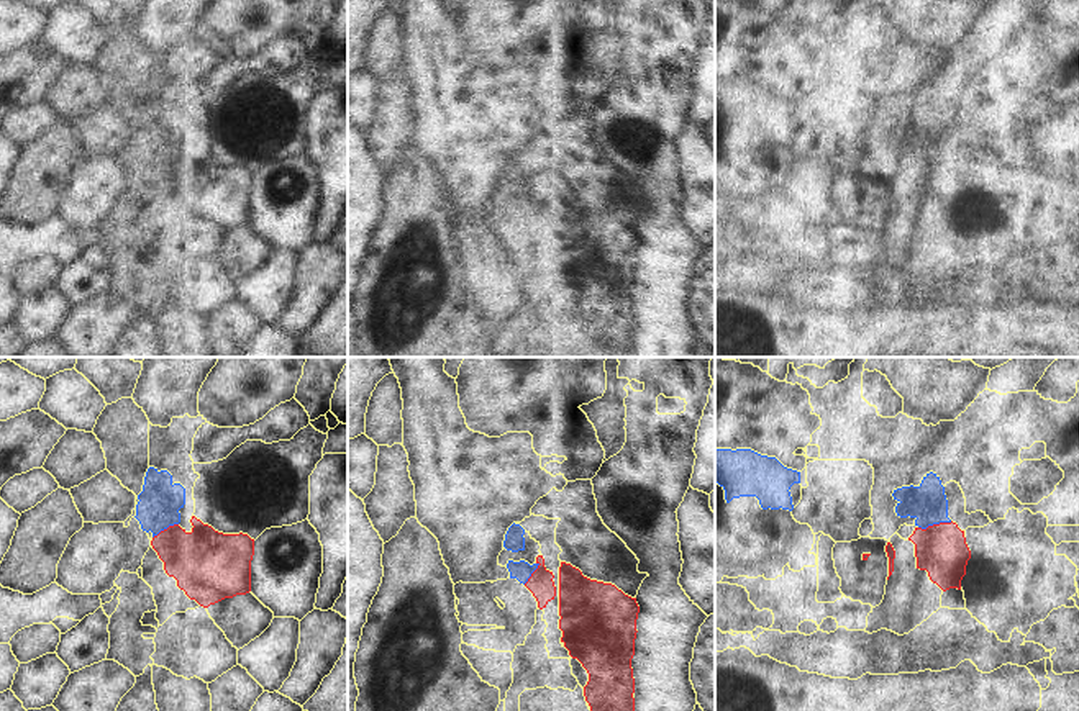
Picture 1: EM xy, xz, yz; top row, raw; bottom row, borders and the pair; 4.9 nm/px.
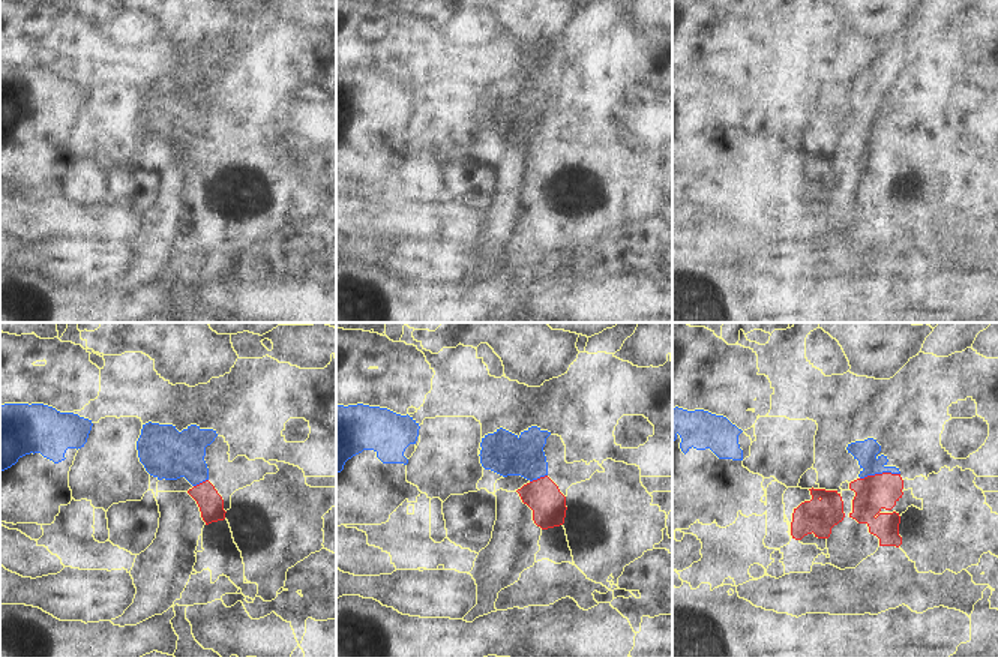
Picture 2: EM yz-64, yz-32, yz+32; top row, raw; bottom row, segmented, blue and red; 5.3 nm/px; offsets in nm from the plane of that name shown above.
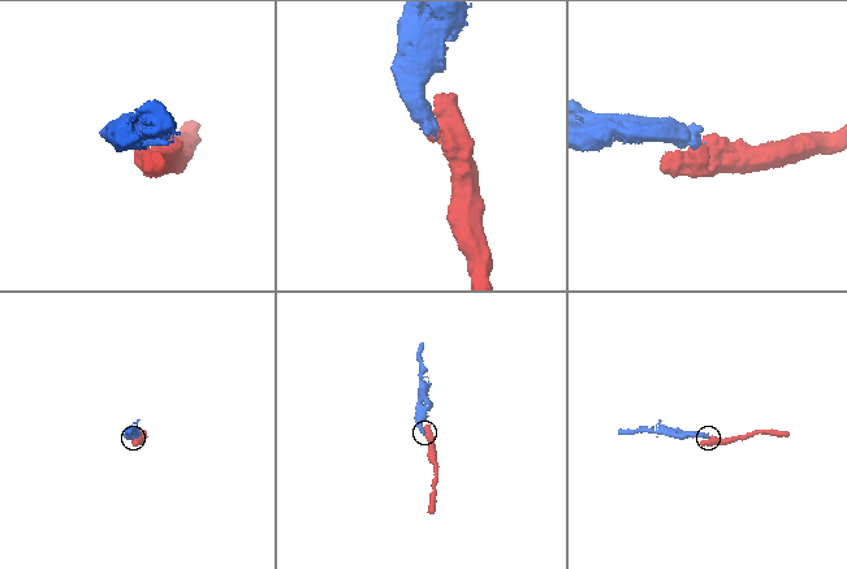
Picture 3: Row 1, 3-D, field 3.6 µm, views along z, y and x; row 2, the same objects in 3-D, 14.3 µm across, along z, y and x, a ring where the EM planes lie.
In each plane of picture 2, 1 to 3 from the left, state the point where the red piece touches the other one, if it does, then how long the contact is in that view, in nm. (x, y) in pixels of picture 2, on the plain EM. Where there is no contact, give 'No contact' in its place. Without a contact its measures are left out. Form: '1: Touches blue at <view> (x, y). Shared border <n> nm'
1: Touches blue at yz-64 (200, 146). Shared border 90 nm
2: Touches blue at yz-32 (538, 141). Shared border 100 nm
3: Touches blue at yz+32 (880, 137). Shared border 220 nm

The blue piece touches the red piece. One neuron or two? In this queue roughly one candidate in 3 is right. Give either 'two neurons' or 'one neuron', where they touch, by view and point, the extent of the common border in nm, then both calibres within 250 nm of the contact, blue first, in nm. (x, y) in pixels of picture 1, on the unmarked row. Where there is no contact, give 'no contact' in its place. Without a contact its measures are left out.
two neurons; meets blue in yz at (935, 156); contact 170 nm long; 180 nm thick on the blue side, 260 nm on the other

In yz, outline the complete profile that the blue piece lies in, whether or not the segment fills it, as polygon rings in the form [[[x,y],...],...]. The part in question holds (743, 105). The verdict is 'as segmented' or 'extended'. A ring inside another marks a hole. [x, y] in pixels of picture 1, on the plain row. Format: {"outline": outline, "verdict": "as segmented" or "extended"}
{"outline": [[[715,82],[715,116],[725,123],[726,136],[740,129],[756,129],[763,143],[792,144],[789,123],[800,116],[800,105],[751,82]]], "verdict": "as segmented"}

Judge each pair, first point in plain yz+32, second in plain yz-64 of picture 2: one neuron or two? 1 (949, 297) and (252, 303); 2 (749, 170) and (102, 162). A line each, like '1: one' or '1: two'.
1: one
2: two

